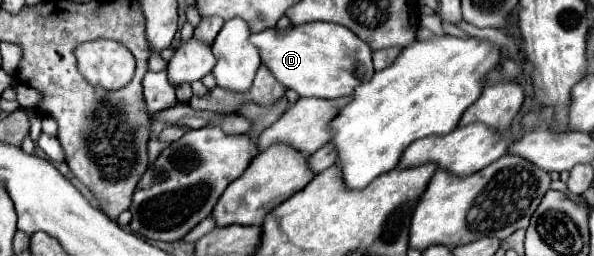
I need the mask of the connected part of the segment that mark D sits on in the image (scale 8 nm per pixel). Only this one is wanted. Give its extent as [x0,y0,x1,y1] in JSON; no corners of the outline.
[250,23,372,99]

